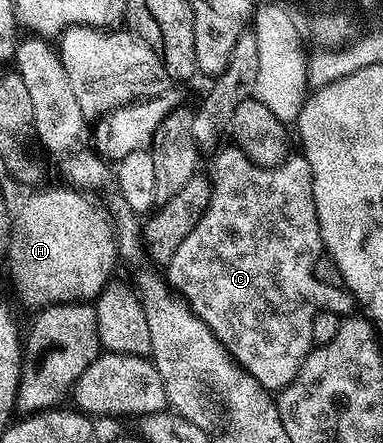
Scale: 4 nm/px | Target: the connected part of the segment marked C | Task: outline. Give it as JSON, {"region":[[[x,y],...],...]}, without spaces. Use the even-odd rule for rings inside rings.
{"region":[[[225,144],[212,155],[212,158],[211,181],[213,183],[213,191],[211,192],[211,204],[207,204],[199,224],[195,224],[195,228],[191,228],[187,240],[183,240],[183,244],[179,244],[179,248],[175,248],[175,256],[171,256],[171,260],[167,263],[167,270],[169,270],[167,281],[170,287],[189,303],[190,308],[213,329],[213,335],[224,344],[225,349],[229,351],[229,355],[247,373],[255,376],[255,380],[259,380],[259,384],[263,384],[265,390],[281,392],[291,385],[294,378],[297,377],[301,362],[309,355],[310,350],[315,345],[313,320],[317,315],[317,311],[332,310],[334,312],[342,312],[341,310],[348,308],[351,298],[348,293],[335,292],[334,287],[315,280],[315,272],[313,271],[315,260],[323,253],[323,247],[321,244],[319,216],[315,212],[313,177],[305,157],[290,156],[278,166],[260,166],[252,162],[238,146]]]}

